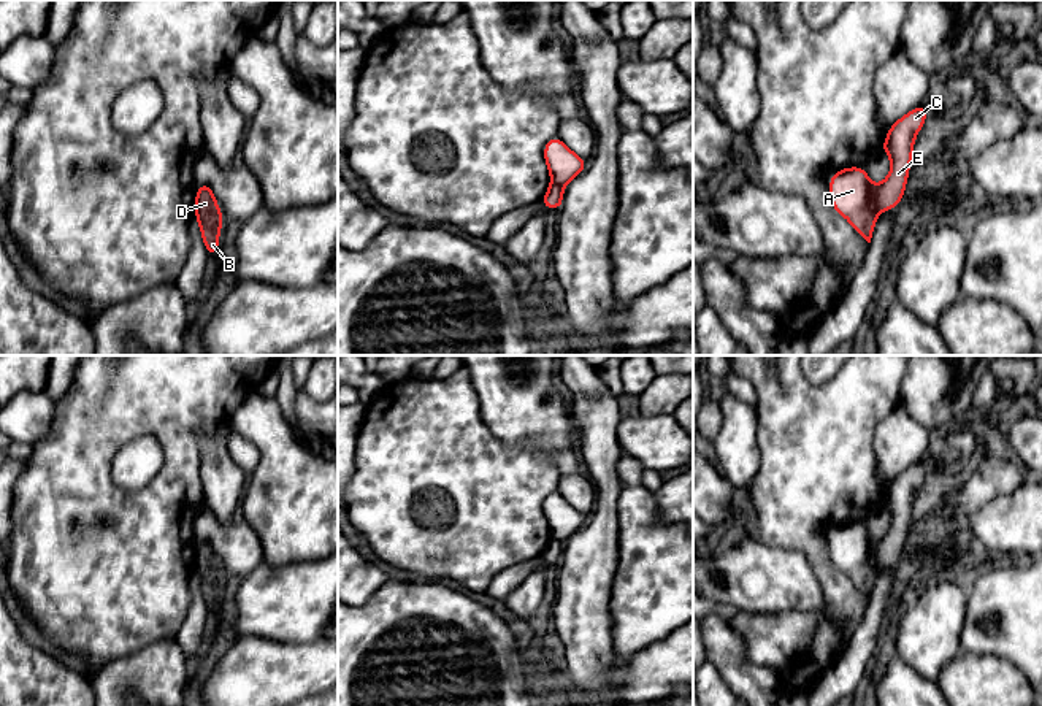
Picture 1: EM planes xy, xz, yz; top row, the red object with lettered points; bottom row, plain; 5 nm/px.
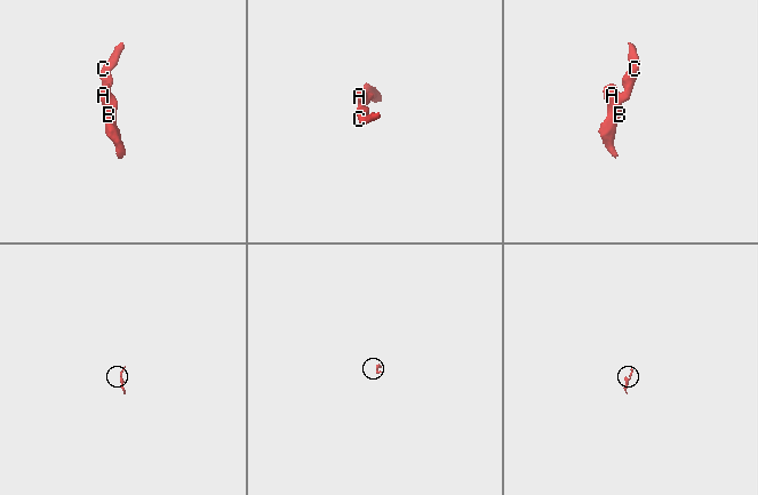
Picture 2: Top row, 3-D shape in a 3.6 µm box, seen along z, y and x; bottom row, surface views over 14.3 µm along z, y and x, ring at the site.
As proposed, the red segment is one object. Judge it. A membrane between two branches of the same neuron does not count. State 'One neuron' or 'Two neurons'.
Two neurons

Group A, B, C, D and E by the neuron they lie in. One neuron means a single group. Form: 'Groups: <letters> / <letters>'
Groups: A B D / C E

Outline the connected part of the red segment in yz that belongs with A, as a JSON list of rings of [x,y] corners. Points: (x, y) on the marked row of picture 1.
[[[850,167],[831,175],[829,198],[836,213],[871,243],[875,219],[880,213],[877,186],[861,167]]]

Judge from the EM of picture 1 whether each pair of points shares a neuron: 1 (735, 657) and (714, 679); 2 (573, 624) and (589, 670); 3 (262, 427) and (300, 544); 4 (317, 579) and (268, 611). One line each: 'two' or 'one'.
1: two
2: one
3: one
4: one

